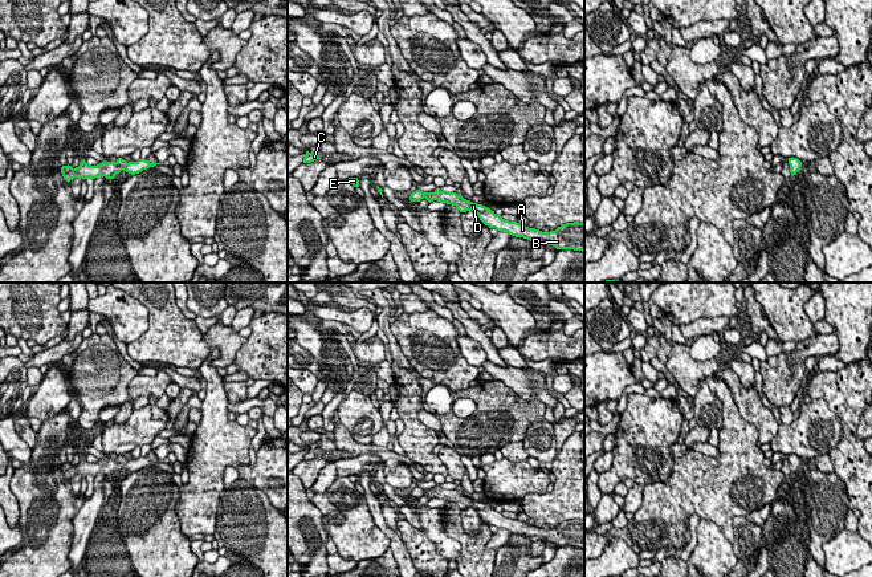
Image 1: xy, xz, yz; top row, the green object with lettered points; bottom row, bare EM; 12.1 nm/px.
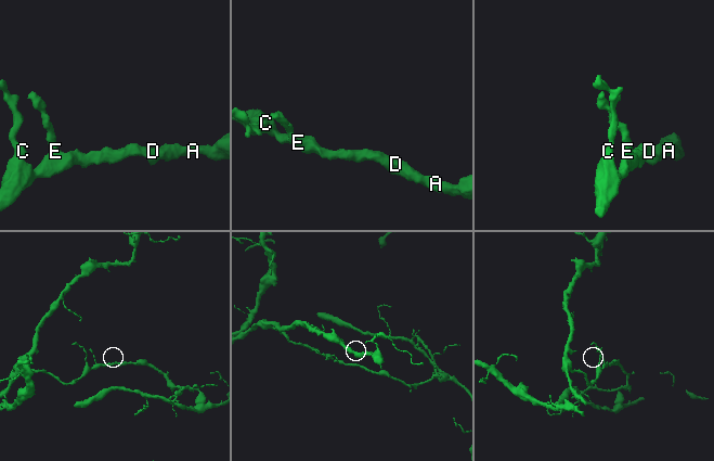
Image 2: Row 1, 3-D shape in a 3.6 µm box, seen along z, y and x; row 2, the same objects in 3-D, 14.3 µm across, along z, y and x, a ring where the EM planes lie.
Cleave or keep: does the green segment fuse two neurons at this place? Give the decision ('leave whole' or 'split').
split

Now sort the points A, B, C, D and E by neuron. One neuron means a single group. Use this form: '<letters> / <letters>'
A B D / C E

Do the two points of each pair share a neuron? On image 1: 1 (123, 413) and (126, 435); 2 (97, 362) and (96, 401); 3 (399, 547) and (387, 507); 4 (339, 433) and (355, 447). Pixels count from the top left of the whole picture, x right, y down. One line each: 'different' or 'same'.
1: different
2: same
3: different
4: same

